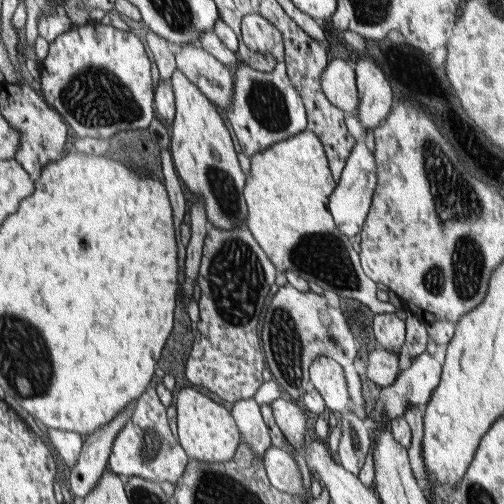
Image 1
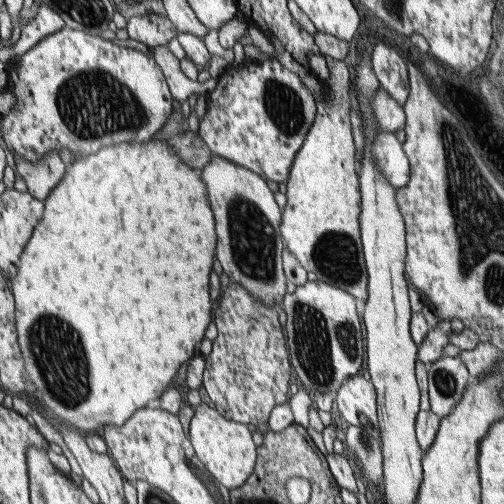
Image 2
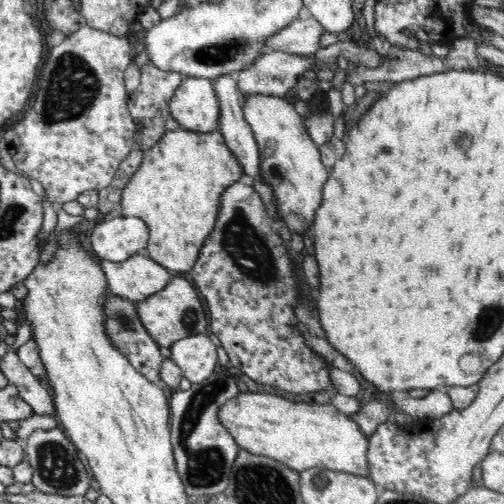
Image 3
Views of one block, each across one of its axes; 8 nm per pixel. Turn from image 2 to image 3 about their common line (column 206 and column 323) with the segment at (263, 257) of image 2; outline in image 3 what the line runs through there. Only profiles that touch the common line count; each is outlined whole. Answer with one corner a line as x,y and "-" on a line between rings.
242,94
240,106
260,146
262,180
272,186
278,202
276,210
292,234
298,232
298,236
304,236
304,230
312,226
312,216
320,206
330,168
322,164
318,144
314,144
304,120
286,98
274,98
272,94

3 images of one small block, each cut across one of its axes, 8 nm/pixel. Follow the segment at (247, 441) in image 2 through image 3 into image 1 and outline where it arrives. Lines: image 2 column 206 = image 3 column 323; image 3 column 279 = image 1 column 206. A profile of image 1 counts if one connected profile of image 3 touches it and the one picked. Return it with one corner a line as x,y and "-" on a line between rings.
181,388
175,396
175,412
173,420
177,426
177,440
181,440
181,448
189,454
189,458
203,460
203,462
227,462
235,456
239,444
239,428
233,420
233,414
227,406
219,406
211,402
207,396
199,394
193,388

